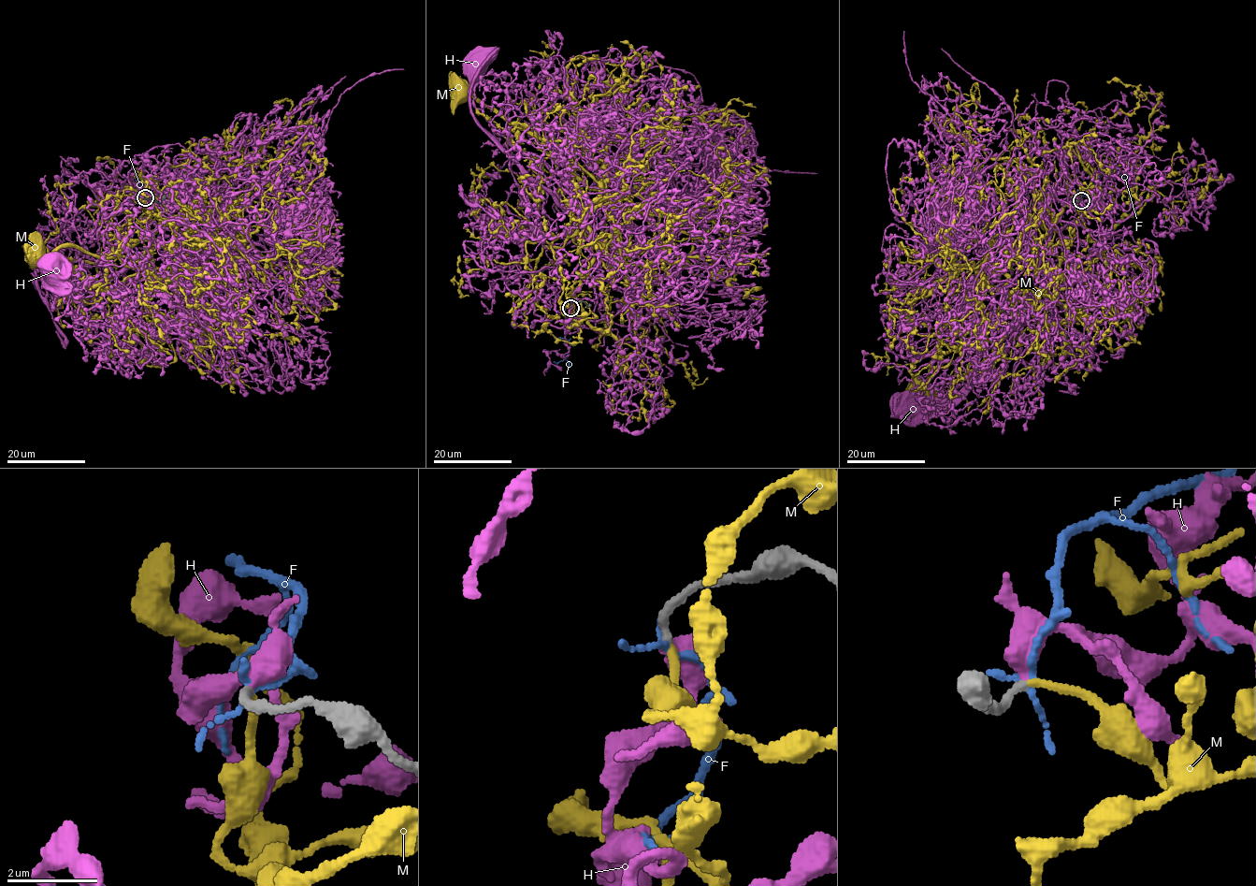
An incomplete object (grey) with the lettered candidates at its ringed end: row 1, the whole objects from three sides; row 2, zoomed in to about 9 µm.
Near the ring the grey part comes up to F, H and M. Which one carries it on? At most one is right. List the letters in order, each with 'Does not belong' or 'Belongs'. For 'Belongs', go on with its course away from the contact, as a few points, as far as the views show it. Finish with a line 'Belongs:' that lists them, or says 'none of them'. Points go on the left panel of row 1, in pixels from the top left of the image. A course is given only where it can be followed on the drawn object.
F: Does not belong
H: Does not belong
M: Belongs. Its course: (145, 197), (141, 240), (165, 270), (158, 274), (170, 274), (172, 223), (109, 256), (71, 246), (35, 249)
Belongs: M

